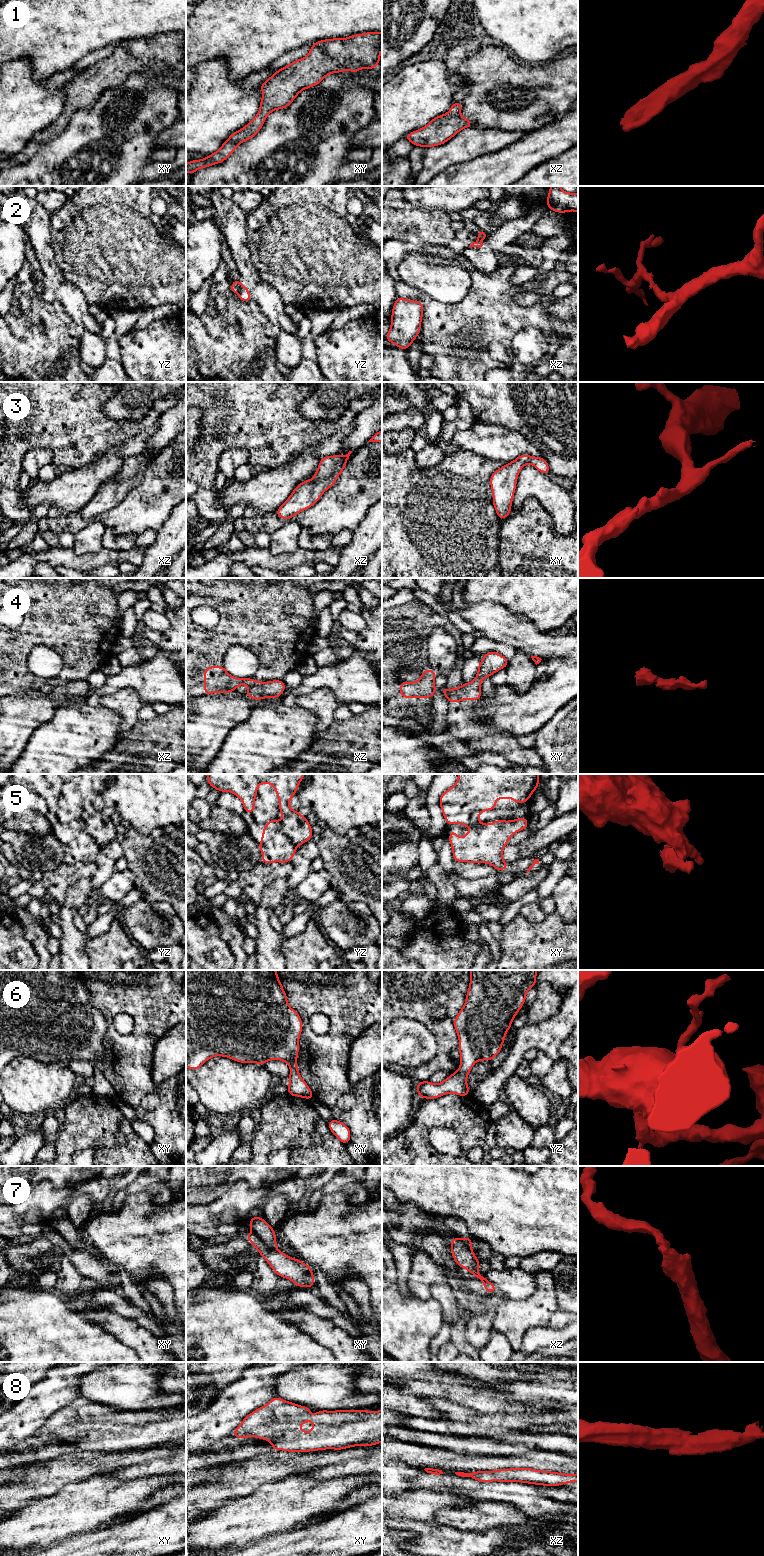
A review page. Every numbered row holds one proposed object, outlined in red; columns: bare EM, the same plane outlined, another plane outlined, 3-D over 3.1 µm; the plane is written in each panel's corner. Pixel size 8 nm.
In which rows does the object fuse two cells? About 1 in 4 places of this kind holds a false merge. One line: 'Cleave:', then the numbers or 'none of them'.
Cleave: 2, 4, 7

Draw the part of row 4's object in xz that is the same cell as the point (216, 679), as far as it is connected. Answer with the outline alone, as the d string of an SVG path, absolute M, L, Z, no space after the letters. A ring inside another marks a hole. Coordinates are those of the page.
M223 665L209 666L204 669L204 695L235 692L240 684L252 687L257 682L251 678L235 678L226 671Z

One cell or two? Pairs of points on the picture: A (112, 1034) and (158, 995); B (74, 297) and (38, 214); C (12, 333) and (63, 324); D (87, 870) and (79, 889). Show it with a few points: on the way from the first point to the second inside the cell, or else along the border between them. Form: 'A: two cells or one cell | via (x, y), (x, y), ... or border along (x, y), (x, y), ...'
A: one cell | via (128, 1039), (131, 1039), (153, 1017), (155, 1011)
B: one cell | via (55, 279), (48, 265), (39, 235)
C: one cell | via (25, 333), (50, 333)
D: two cells | border along (89, 878), (75, 881), (68, 888), (67, 894)

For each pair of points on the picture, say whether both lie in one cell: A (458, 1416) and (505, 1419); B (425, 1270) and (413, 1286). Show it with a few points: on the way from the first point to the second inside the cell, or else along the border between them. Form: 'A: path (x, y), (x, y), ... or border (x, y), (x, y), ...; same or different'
A: path (470, 1421), (493, 1421); same
B: path (424, 1274), (417, 1282); same

